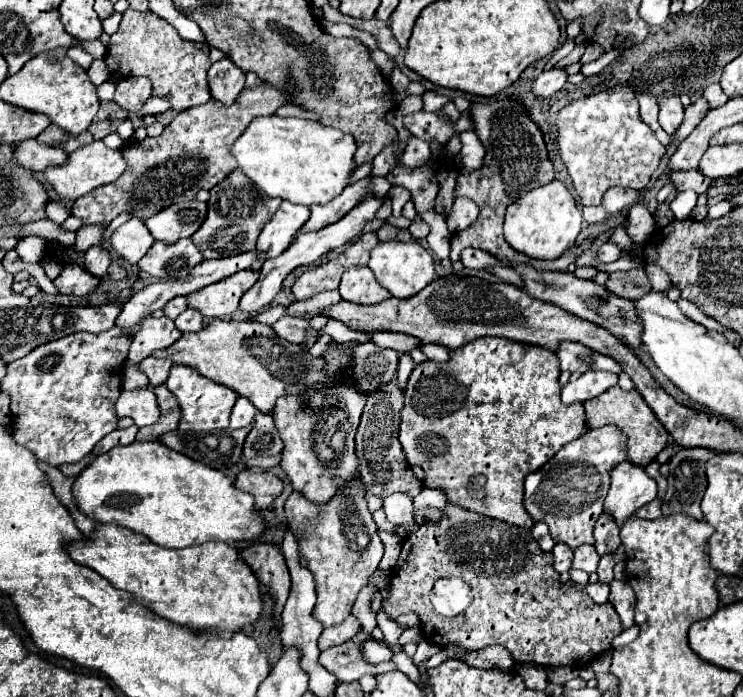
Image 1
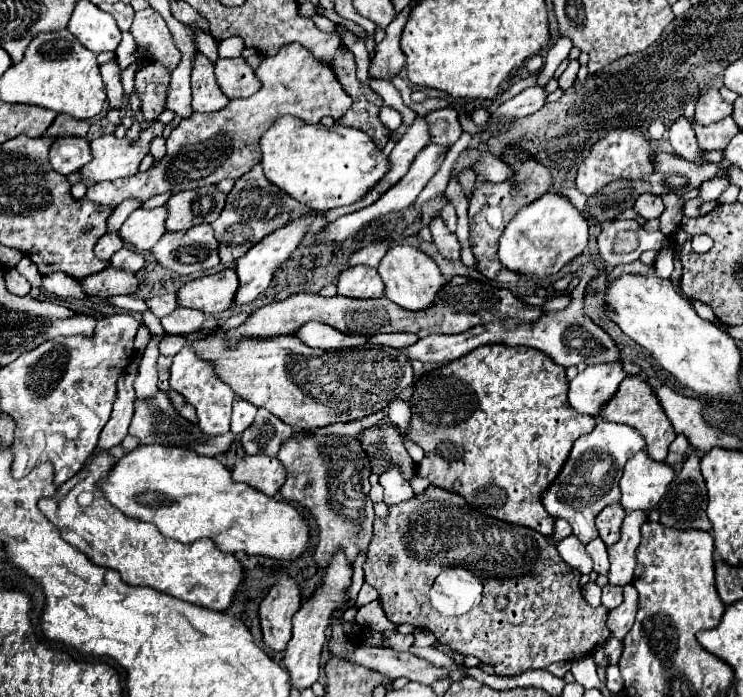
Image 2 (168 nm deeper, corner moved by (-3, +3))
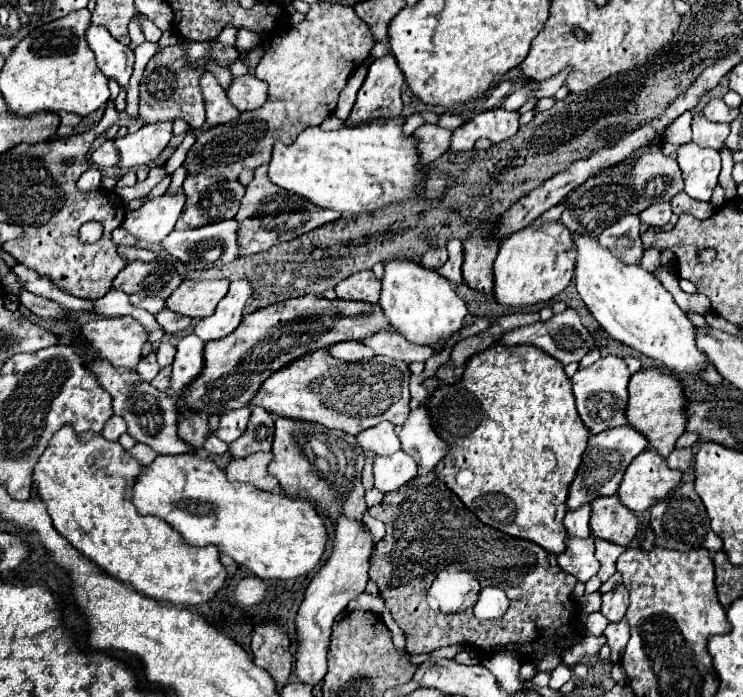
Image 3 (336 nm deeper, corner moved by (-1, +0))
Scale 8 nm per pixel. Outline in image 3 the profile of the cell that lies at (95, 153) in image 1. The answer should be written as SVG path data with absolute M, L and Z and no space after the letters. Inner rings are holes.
M173 119L143 125L139 131L115 139L121 161L119 167L139 167L147 165L159 157L159 153L169 145L173 137Z

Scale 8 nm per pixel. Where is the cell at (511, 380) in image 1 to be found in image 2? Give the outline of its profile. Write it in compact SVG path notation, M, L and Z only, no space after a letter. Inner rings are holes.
M505 344L479 346L463 358L415 378L413 396L409 400L411 424L407 436L425 452L417 474L437 488L457 492L471 506L483 508L493 518L551 536L553 516L543 510L541 492L555 480L573 442L589 434L597 424L595 416L579 414L569 406L567 388L563 366L539 350L527 346L507 348Z

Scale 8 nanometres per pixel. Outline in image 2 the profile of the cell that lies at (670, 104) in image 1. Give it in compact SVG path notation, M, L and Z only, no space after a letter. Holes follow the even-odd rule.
M679 116L671 126L669 126L669 142L675 150L675 154L683 156L685 160L691 162L703 162L701 160L701 148L697 146L693 124L685 118Z

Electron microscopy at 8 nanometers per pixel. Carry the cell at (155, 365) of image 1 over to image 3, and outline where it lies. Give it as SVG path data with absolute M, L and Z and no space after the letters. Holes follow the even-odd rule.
M163 367L163 369L155 375L155 379L151 381L151 385L157 387L159 391L167 391L167 389L169 389L169 379L171 379L171 367Z

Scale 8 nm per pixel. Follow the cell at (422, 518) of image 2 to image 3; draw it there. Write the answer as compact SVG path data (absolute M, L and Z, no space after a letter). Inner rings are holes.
M433 471L417 475L405 487L391 491L369 513L387 527L385 537L373 547L369 577L377 583L379 595L405 633L407 653L419 655L453 643L469 643L481 653L515 649L523 657L547 649L549 653L539 661L539 671L553 671L561 663L559 653L565 649L561 641L571 637L579 627L575 603L569 599L577 579L557 567L555 555L531 541L509 537L481 523ZM437 565L450 565L449 571L493 575L487 583L505 591L509 597L507 613L499 619L481 621L475 619L473 609L457 615L433 611L425 603L425 591L429 587L425 583L431 579L427 573L437 573Z

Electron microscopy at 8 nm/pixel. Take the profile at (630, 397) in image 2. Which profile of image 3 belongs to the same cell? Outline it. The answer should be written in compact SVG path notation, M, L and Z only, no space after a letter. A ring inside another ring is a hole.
M641 369L635 375L631 375L629 381L629 405L627 405L627 419L629 425L641 431L653 449L657 449L659 455L669 457L669 453L675 449L675 441L685 433L687 427L687 395L679 379L673 375L661 373L661 369Z

